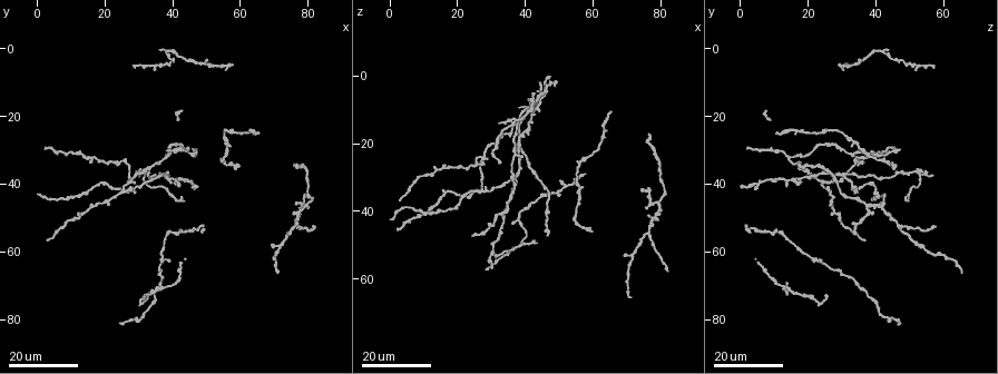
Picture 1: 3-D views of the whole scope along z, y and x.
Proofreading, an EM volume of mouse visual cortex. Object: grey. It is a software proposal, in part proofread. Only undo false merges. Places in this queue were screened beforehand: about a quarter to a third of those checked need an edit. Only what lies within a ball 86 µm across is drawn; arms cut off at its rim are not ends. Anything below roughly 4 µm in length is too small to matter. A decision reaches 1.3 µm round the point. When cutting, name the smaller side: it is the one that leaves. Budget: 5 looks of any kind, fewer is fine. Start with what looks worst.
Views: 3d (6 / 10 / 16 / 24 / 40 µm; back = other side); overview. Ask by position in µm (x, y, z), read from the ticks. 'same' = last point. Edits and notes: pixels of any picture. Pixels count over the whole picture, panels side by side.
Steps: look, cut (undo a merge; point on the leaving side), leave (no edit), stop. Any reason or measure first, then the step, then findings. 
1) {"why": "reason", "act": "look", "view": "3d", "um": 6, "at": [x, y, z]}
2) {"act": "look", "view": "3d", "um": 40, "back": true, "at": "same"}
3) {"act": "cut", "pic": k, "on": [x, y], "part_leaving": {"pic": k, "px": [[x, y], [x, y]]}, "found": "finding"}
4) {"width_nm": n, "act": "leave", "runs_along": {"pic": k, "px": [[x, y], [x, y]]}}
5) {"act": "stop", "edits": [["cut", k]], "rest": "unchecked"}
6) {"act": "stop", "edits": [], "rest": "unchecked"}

{"why": "four or more arms meet", "act": "look", "view": "3d", "um": 16, "at": [30.0, 36.0, 52.0]}

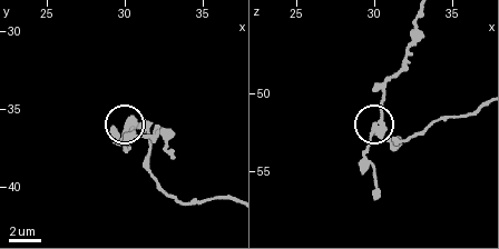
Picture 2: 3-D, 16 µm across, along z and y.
{"act": "look", "view": "3d", "um": 6, "at": [30.0, 36.6, 52.2]}

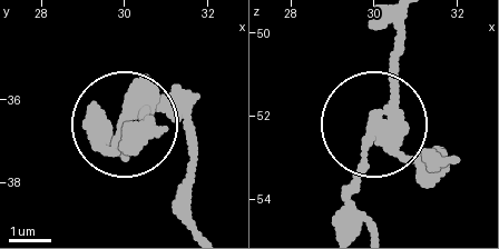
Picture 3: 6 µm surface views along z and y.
{"arms": 4, "act": "leave", "runs_along": {"pic": 3, "px": [[158, 130], [140, 108], [111, 151], [101, 147]]}, "found": "continuous, no second neuron"}

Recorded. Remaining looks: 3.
{"why": "branch point", "act": "look", "view": "3d", "um": 16, "at": [43.0, 30.0, 8.5]}

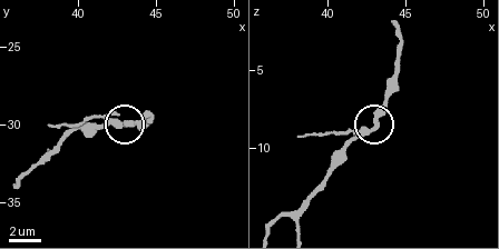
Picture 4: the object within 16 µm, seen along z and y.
{"why": "closer look", "act": "look", "view": "3d", "um": 6, "at": [42.6, 29.8, 9.0]}

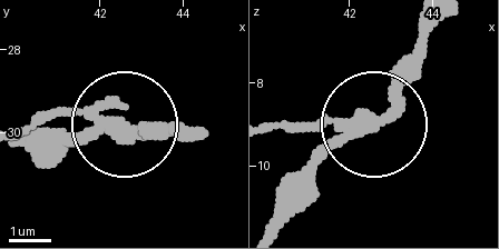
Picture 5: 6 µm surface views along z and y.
{"why": "other side", "act": "look", "view": "3d", "um": 6, "back": true, "at": [42.35, 29.75, 8.95]}

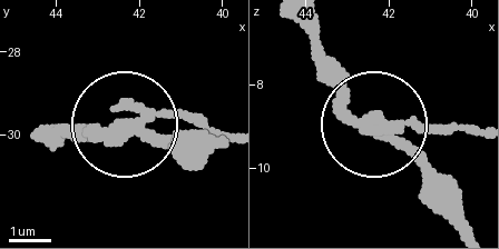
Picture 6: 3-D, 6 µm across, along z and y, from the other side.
{"side_arm_um": 8, "act": "leave", "runs_along": {"pic": 6, "px": [[467, 226], [389, 130], [350, 109], [343, 66], [304, 23]]}, "found": "continuous, no second neuron"}

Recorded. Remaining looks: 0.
{"act": "stop", "edits": [], "rest": "unchecked"}

